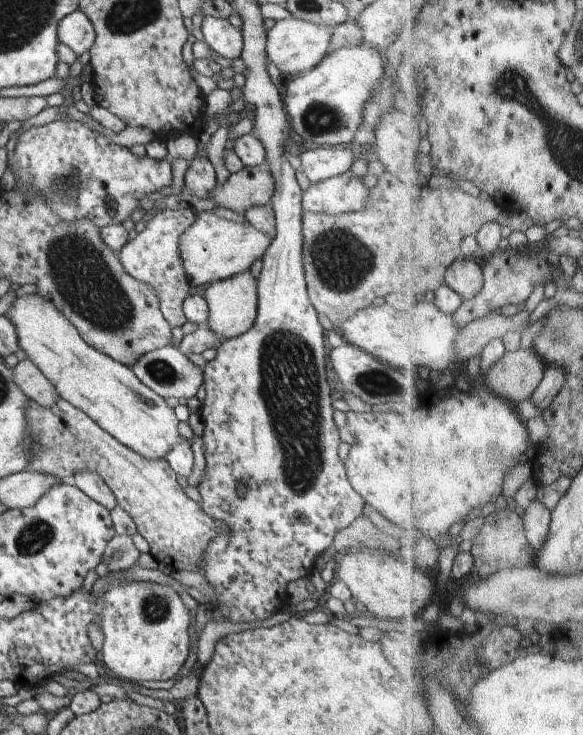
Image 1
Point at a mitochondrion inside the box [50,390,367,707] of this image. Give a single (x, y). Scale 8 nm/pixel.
(155, 608)

